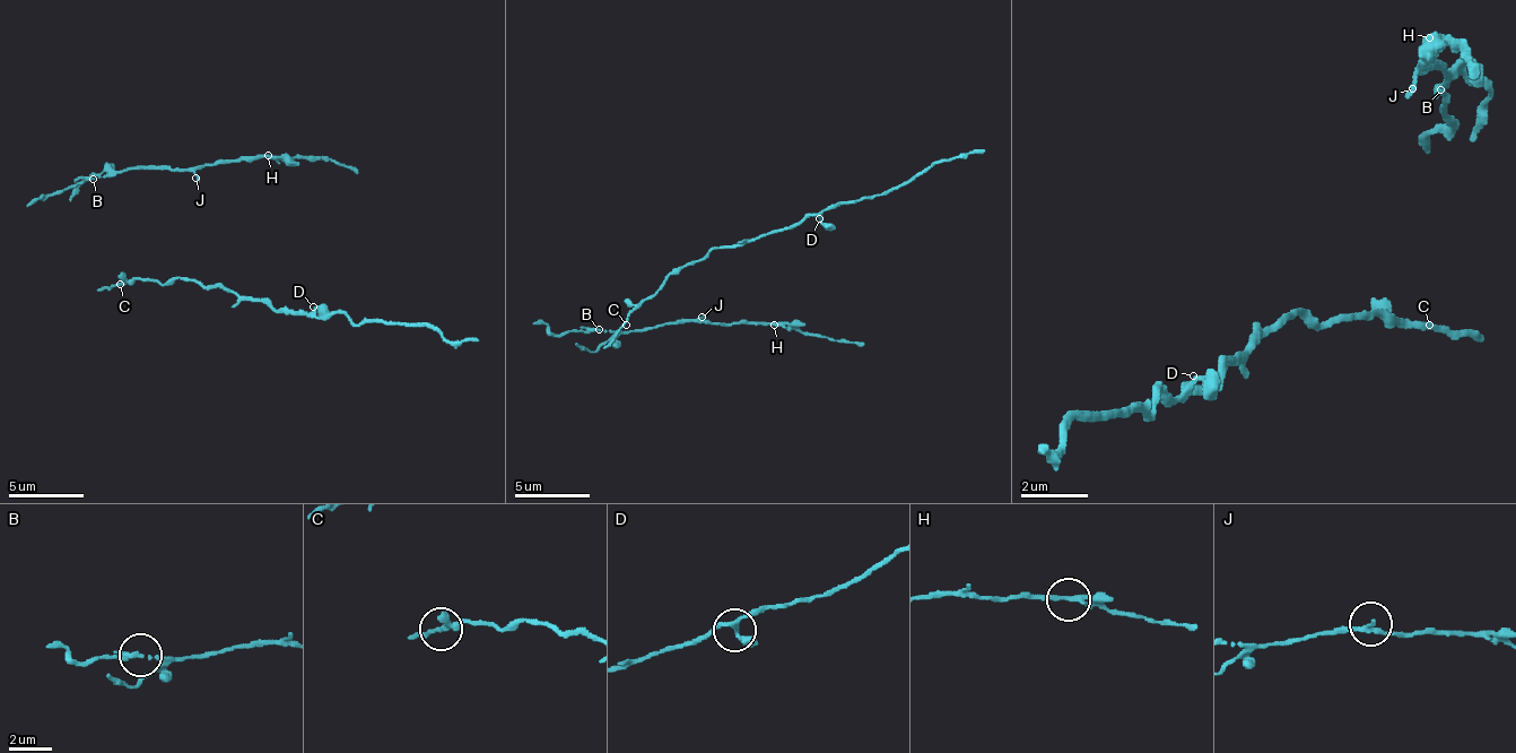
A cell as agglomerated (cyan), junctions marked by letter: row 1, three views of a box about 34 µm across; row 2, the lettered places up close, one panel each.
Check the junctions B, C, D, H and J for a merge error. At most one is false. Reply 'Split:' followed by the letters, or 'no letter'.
Split: B

